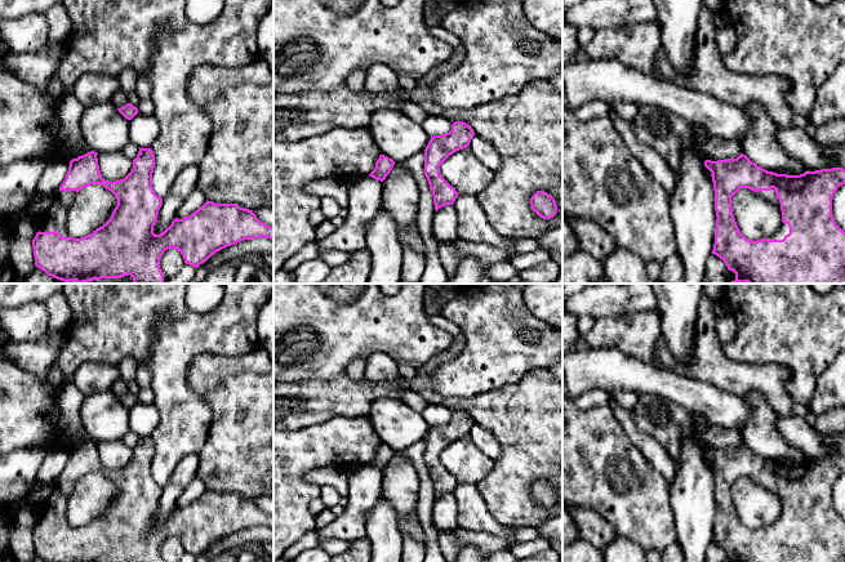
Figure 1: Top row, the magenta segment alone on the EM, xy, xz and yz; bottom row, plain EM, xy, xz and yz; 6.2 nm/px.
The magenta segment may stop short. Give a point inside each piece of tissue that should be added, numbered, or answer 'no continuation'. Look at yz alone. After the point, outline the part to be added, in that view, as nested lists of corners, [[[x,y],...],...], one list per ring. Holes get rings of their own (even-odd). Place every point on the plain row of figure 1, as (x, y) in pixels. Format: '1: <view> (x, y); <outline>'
1: yz (783, 518); [[[780,512],[779,517],[771,522],[771,523],[768,523],[765,527],[766,528],[783,528],[786,523],[790,522],[790,516],[788,513],[786,512]]]

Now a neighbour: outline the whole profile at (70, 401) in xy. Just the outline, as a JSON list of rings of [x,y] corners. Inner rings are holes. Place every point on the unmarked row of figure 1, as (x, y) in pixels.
[[[71,380],[65,384],[58,397],[59,425],[67,433],[72,447],[92,440],[85,432],[80,416],[84,397],[84,393]]]

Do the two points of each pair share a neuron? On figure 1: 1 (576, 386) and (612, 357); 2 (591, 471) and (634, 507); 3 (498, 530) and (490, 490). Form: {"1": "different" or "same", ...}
{"1": "same", "2": "same", "3": "different"}

